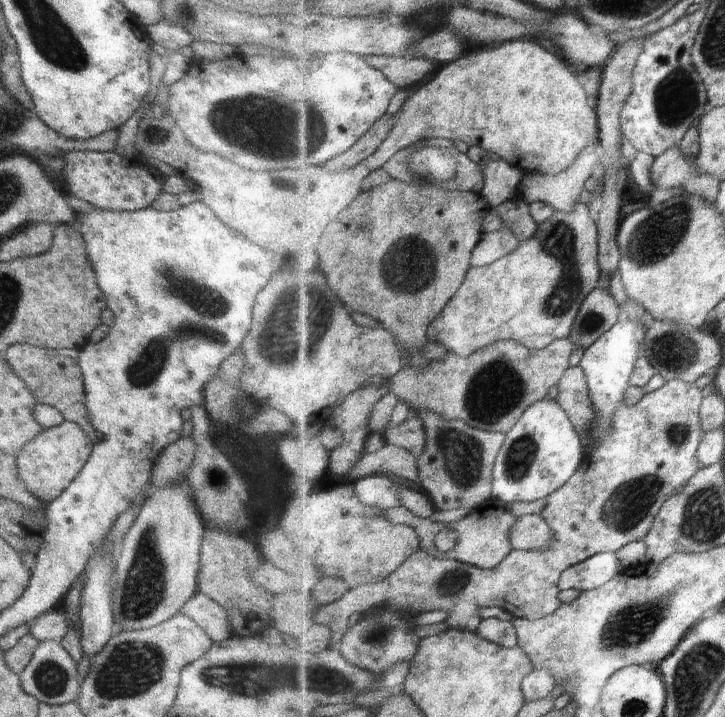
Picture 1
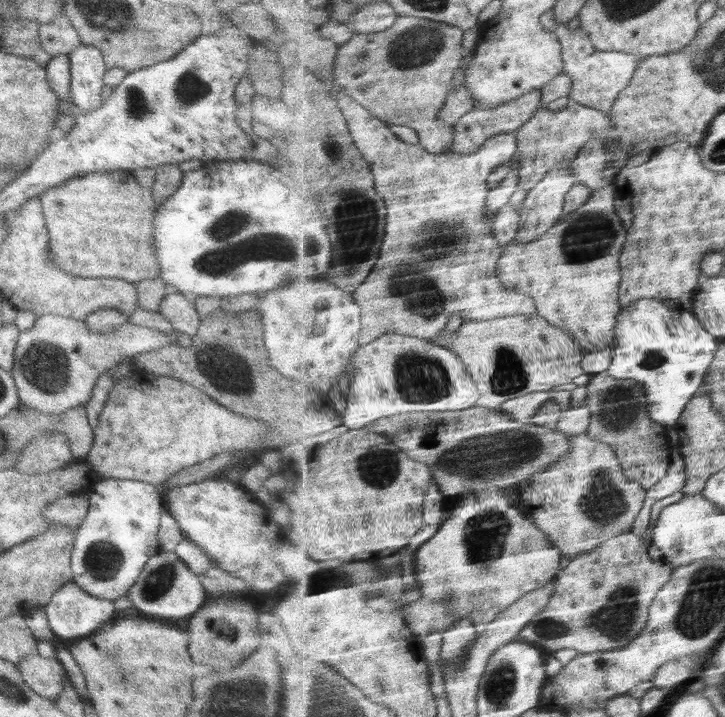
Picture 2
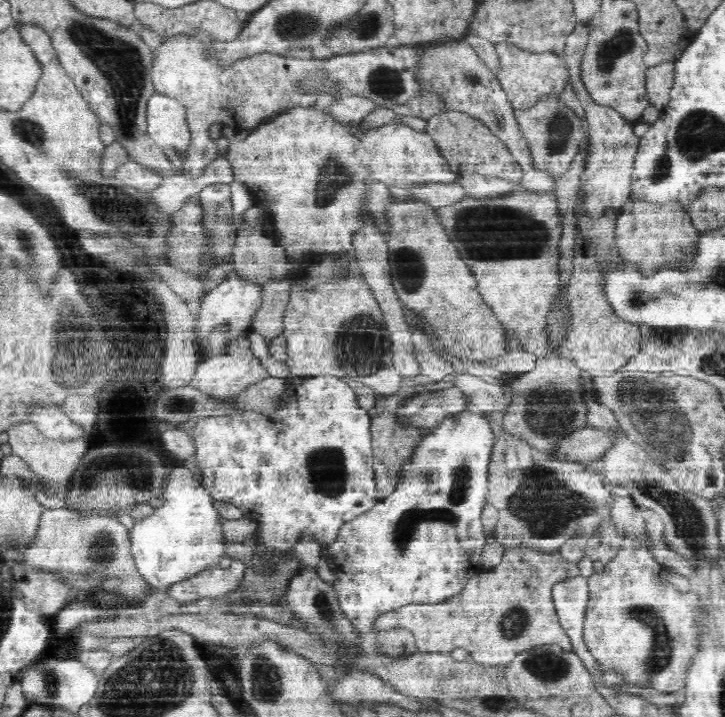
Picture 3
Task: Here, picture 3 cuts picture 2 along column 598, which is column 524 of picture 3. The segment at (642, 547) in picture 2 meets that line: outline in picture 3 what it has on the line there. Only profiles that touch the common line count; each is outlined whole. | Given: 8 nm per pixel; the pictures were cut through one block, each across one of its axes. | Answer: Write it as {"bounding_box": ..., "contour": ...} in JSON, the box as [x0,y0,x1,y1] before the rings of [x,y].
{"bounding_box":[370,549,580,676],"contour":[[[505,549],[503,552],[502,562],[492,570],[485,570],[482,574],[476,575],[468,581],[468,584],[464,587],[464,590],[457,594],[455,597],[443,600],[442,602],[437,602],[434,604],[420,604],[418,602],[412,602],[404,604],[404,606],[399,606],[395,610],[388,610],[388,612],[382,612],[372,618],[370,622],[370,630],[374,632],[382,630],[408,630],[414,634],[417,644],[417,652],[430,652],[430,653],[450,653],[456,648],[464,648],[469,652],[469,659],[477,660],[480,664],[491,664],[494,667],[504,667],[504,675],[506,676],[506,666],[512,659],[520,653],[526,652],[527,650],[535,649],[539,646],[546,645],[558,645],[566,653],[574,653],[574,647],[571,639],[566,635],[563,630],[562,625],[559,623],[559,618],[557,617],[557,610],[553,601],[553,588],[559,582],[564,582],[565,580],[570,580],[571,578],[580,576],[580,569],[578,565],[568,563],[560,557],[558,552],[549,552],[548,554],[538,553],[532,549]]]}

